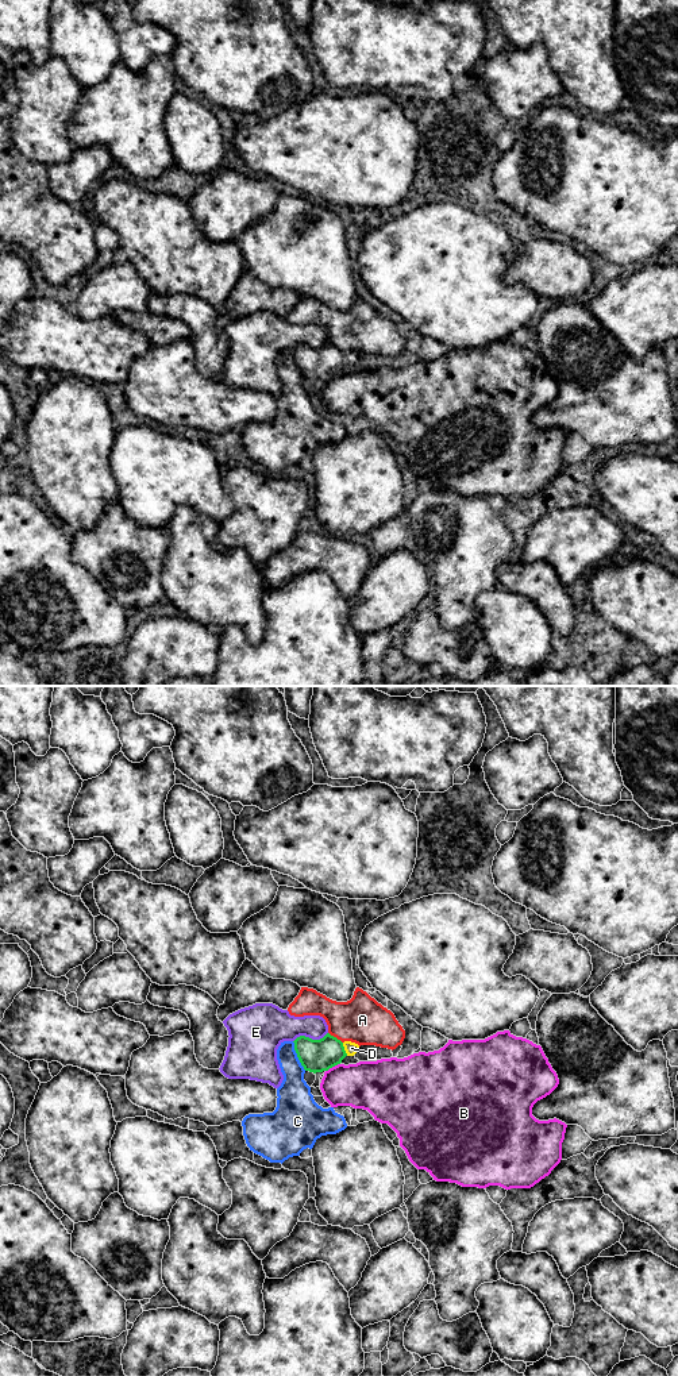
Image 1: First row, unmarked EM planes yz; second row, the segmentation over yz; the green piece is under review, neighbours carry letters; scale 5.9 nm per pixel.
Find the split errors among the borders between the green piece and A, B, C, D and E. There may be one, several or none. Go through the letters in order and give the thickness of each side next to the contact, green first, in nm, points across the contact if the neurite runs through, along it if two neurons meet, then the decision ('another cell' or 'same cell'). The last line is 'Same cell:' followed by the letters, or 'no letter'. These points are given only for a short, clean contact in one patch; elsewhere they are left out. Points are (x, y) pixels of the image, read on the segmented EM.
A: 190/280 nm | another cell
B: 190/280 nm | another cell
C: 190/200 nm | another cell
D: 190/80 nm | same cell
E: 190/240 nm | another cell
Same cell: D

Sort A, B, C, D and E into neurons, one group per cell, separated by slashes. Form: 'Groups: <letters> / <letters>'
Groups: A / B / C / D / E

